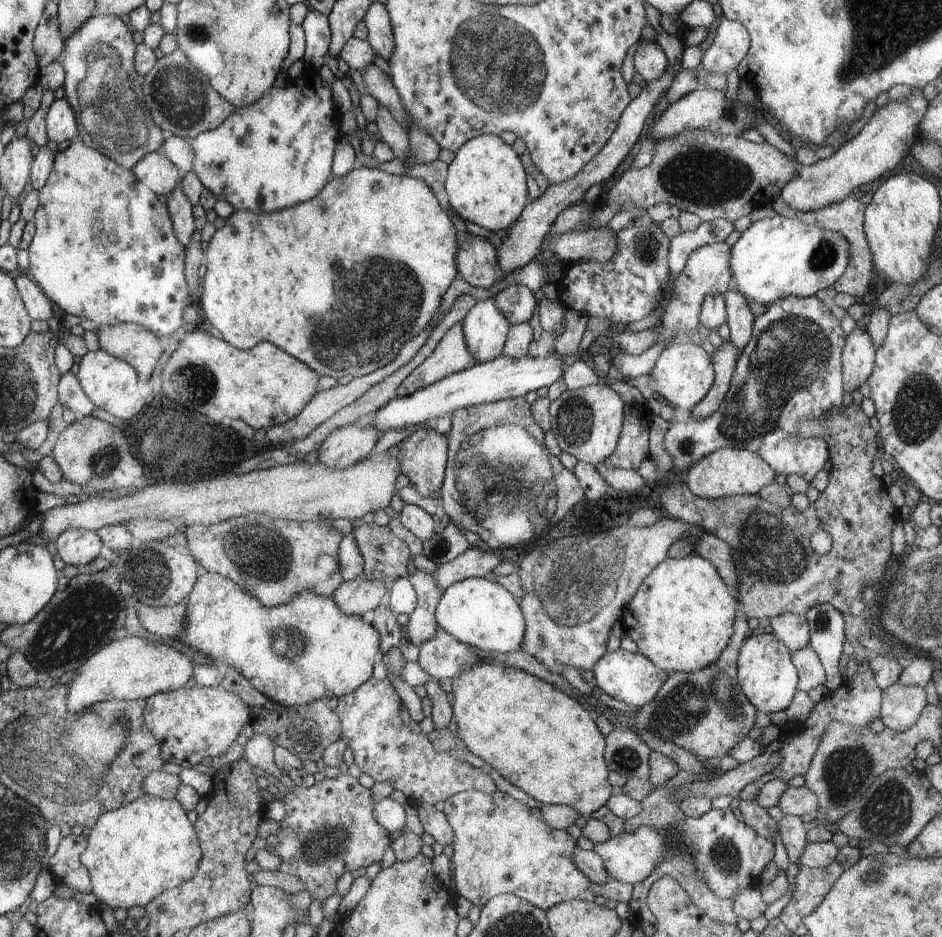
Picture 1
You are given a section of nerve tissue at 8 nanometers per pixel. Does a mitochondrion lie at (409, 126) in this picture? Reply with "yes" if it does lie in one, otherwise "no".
no

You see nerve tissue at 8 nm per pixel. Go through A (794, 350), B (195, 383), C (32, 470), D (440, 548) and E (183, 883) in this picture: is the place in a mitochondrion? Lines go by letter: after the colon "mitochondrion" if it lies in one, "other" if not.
A: mitochondrion
B: mitochondrion
C: other
D: mitochondrion
E: other

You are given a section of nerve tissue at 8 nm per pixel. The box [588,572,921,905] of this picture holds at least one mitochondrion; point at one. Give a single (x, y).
(686, 705)

